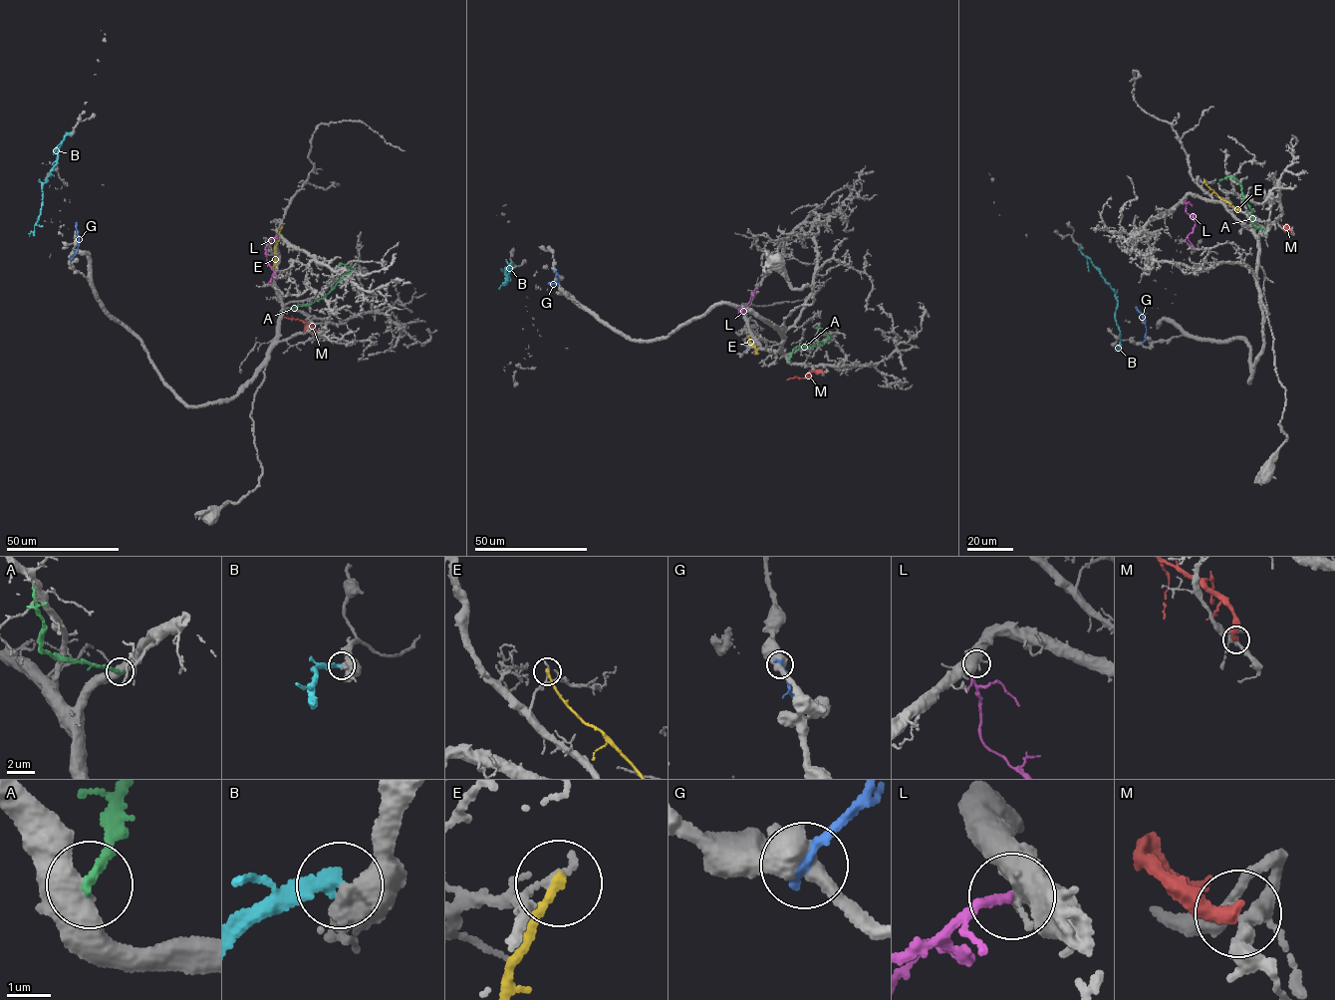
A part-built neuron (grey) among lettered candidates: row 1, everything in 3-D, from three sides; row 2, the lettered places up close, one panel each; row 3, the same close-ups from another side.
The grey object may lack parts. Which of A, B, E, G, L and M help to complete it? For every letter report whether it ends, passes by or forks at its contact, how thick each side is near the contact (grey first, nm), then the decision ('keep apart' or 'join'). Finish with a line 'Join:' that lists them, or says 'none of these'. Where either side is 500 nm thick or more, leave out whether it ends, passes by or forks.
A: it ends; calibres 420 and 200 nm; keep apart
B: it ends; calibres 440 and 280 nm; keep apart
E: it ends; calibres 130 and 220 nm; keep apart
G: calibres 650 and 260 nm; keep apart
L: calibres 550 and 180 nm; join
M: it ends; calibres 260 and 360 nm; keep apart
Join: L

